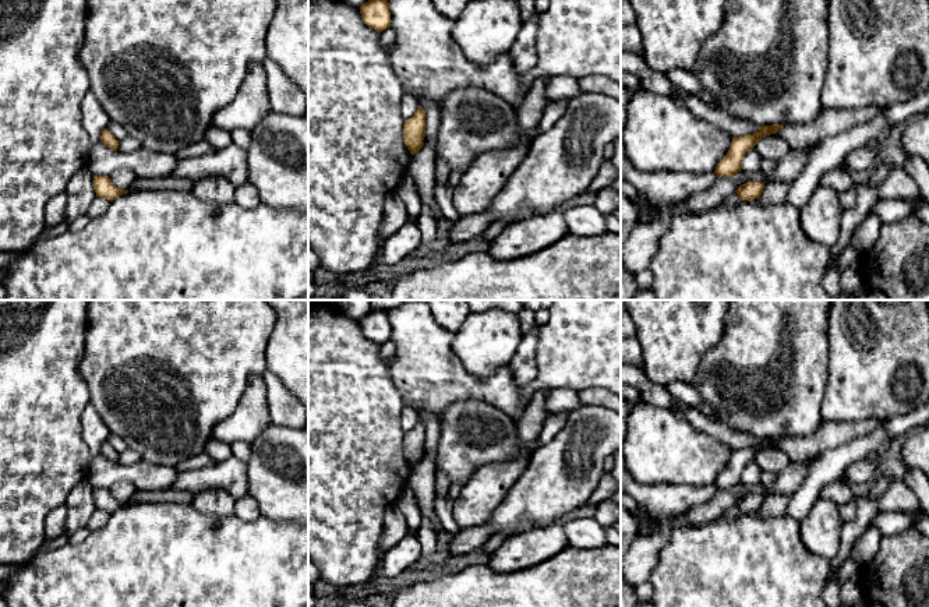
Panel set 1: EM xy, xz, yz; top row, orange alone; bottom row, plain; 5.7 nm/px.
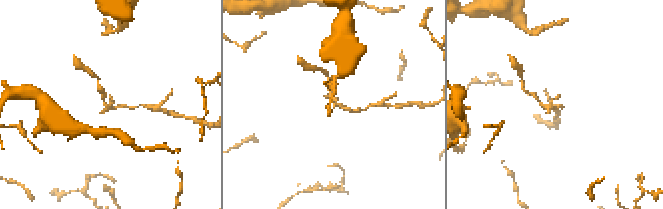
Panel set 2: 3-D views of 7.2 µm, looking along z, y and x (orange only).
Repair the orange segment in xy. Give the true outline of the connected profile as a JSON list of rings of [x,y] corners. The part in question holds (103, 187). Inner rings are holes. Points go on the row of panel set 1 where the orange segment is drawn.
[[[93,176],[93,190],[96,193],[96,197],[102,197],[107,201],[113,201],[117,197],[127,194],[128,190],[120,190],[117,188],[109,176]]]

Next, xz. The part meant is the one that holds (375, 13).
[[[368,0],[360,7],[360,14],[364,24],[379,33],[391,27],[388,0]]]

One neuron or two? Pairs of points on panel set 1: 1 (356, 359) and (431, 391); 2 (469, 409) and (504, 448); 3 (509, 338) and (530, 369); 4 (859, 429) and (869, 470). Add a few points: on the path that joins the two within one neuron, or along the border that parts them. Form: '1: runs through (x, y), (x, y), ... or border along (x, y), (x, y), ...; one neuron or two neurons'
1: border along (392, 357), (389, 378), (405, 402); two neurons
2: runs through (474, 419), (494, 438); one neuron
3: border along (523, 335), (508, 364); two neurons
4: border along (865, 456), (854, 461), (840, 477); two neurons

